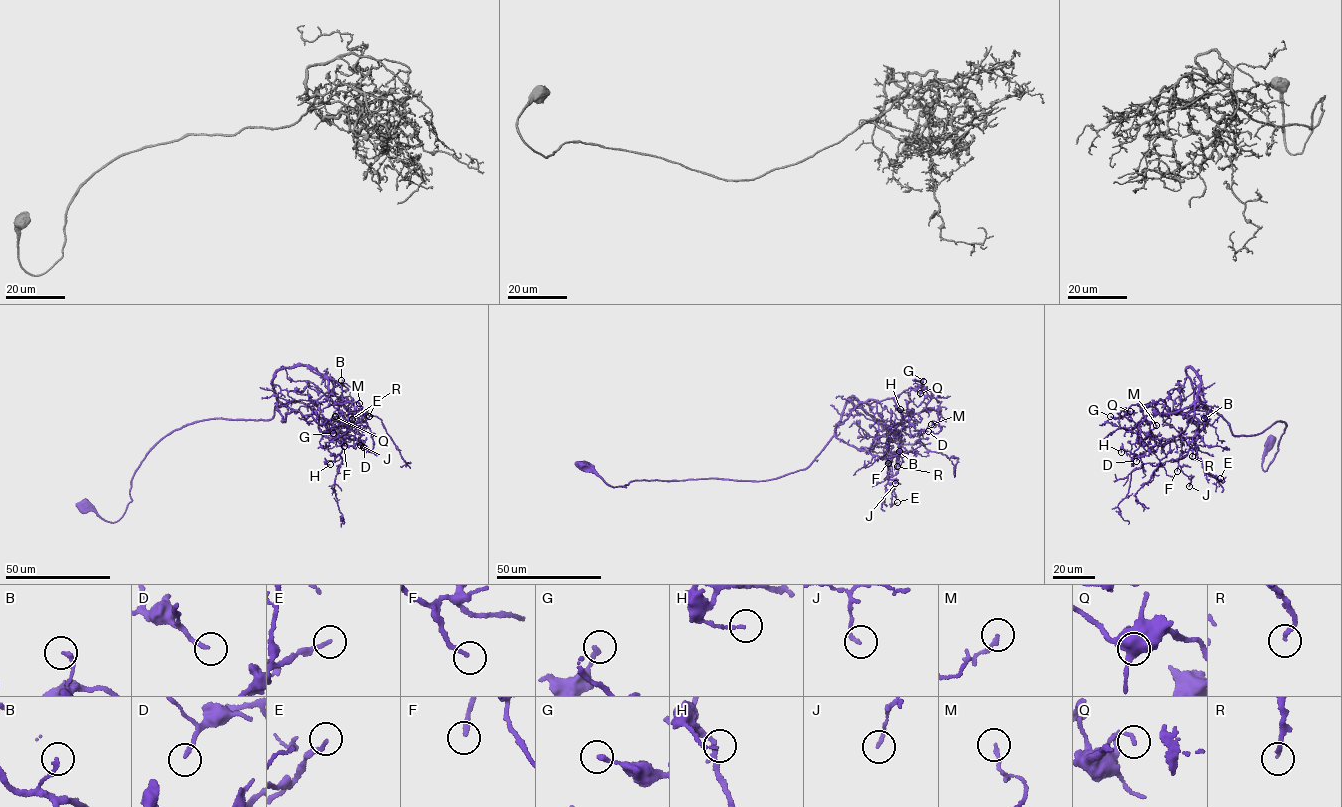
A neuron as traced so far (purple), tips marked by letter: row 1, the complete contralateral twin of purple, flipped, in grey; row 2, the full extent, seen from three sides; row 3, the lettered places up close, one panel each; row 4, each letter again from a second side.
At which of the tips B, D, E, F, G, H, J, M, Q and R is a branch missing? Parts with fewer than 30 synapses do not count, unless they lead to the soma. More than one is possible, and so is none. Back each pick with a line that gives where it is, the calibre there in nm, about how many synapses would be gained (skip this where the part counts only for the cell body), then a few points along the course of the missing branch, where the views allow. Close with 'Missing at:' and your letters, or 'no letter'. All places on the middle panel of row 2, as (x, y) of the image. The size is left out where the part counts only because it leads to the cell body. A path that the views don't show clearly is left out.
F: Place: (888, 463). Thickness 190 nm. Roughly 35 synapses. Course of what is missing: (888, 463), (891, 472), (902, 463), (909, 466)
R: Place: (897, 466). Thickness 170 nm. Roughly 45 synapses. Course of what is missing: (897, 466), (874, 496)
Missing at: F, R

